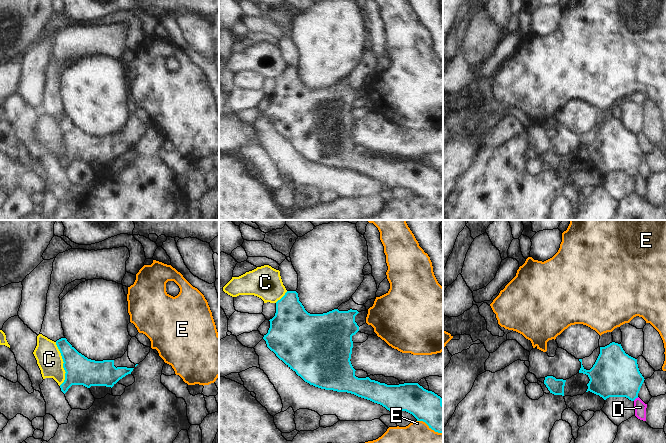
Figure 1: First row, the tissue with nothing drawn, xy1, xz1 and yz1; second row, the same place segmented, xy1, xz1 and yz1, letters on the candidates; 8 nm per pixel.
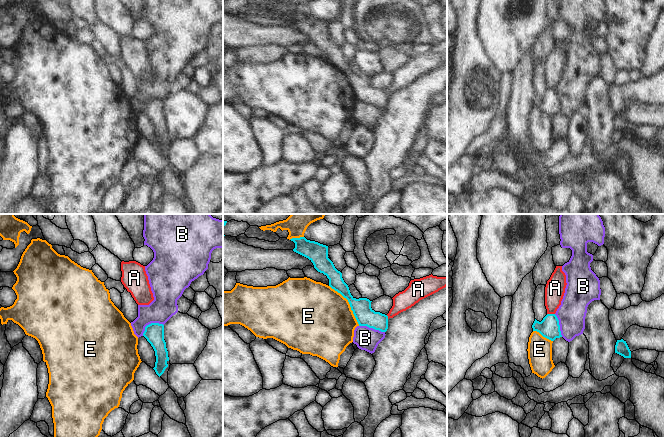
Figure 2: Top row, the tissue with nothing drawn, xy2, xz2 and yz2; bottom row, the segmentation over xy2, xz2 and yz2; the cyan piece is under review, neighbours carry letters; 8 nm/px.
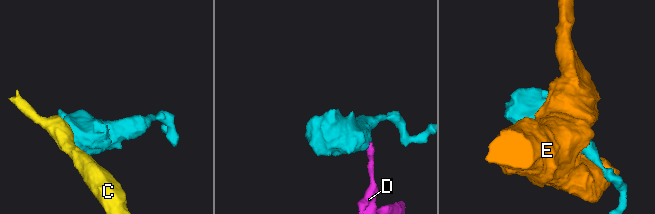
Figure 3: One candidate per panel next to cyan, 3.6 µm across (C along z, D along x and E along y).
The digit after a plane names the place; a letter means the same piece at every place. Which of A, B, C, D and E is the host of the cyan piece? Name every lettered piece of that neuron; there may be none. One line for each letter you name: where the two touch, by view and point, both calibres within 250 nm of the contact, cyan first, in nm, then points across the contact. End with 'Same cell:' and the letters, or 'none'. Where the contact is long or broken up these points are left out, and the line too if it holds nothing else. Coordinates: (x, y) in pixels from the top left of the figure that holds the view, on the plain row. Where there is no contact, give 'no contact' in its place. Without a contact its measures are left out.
Same cell: none

